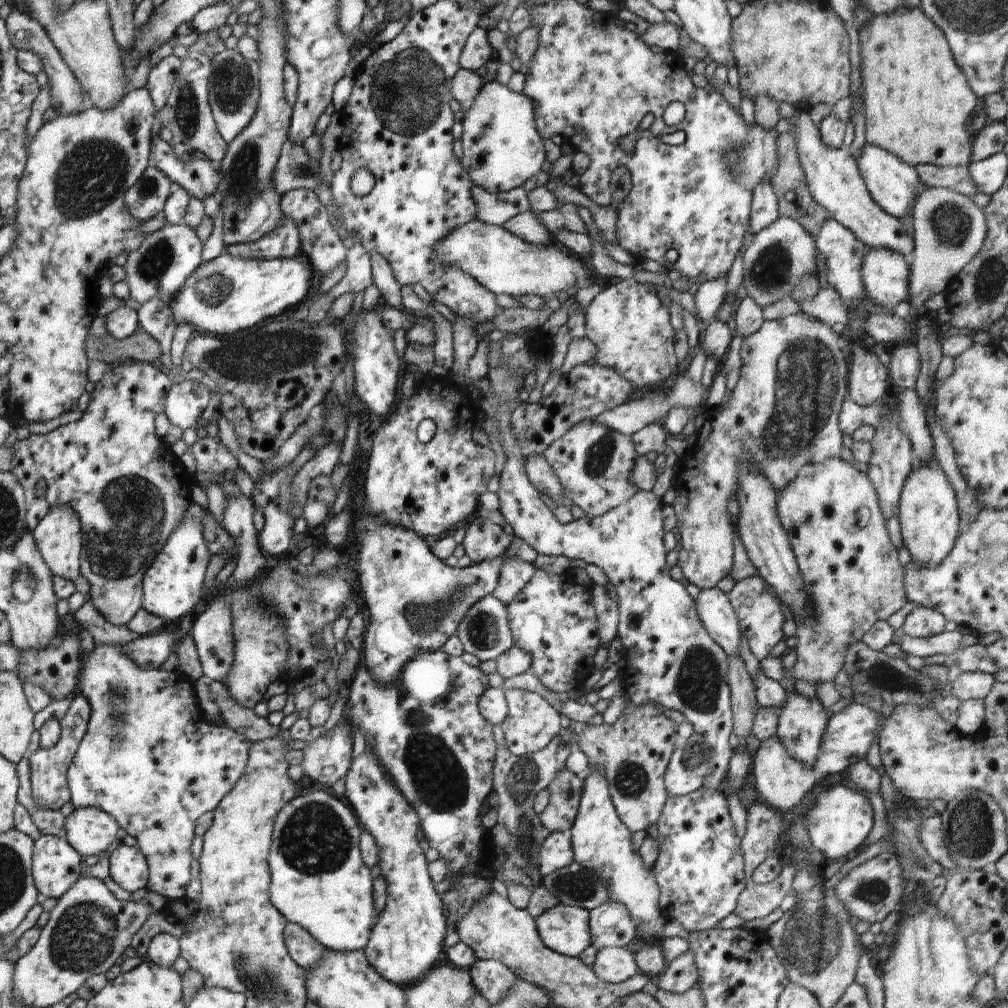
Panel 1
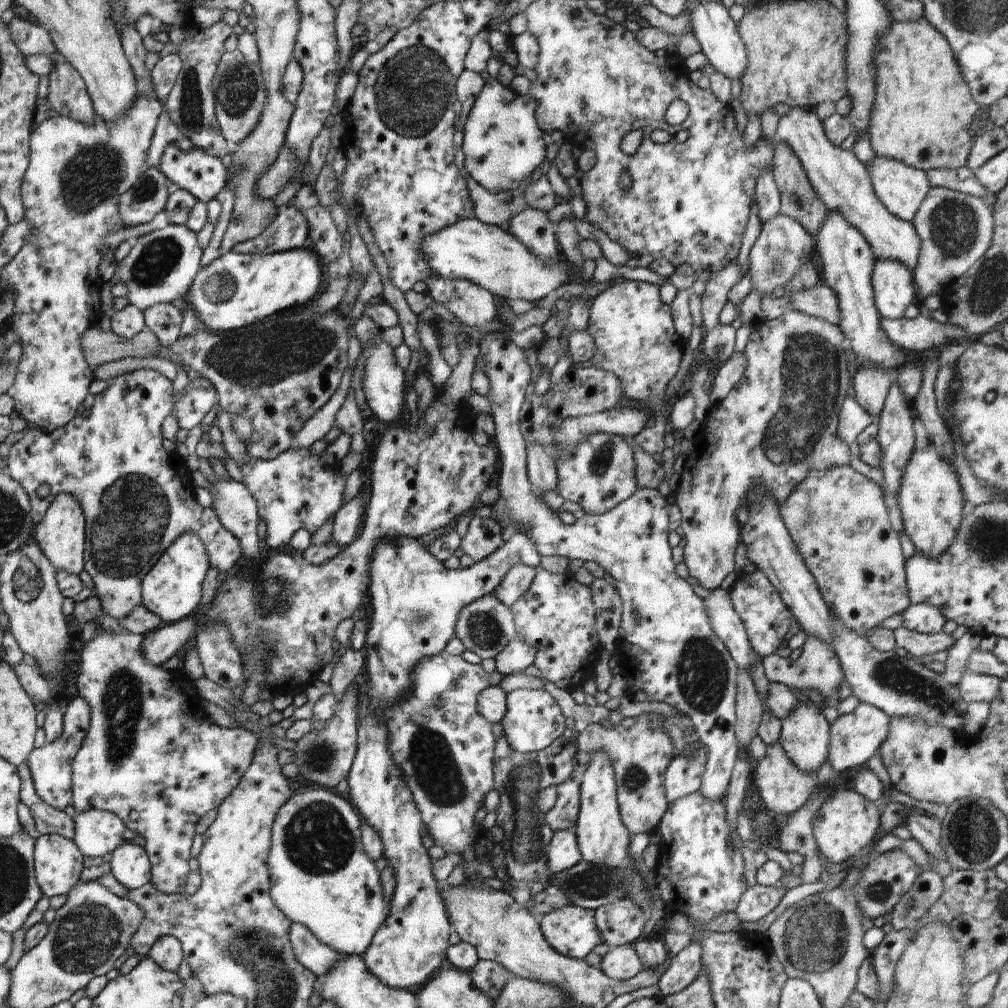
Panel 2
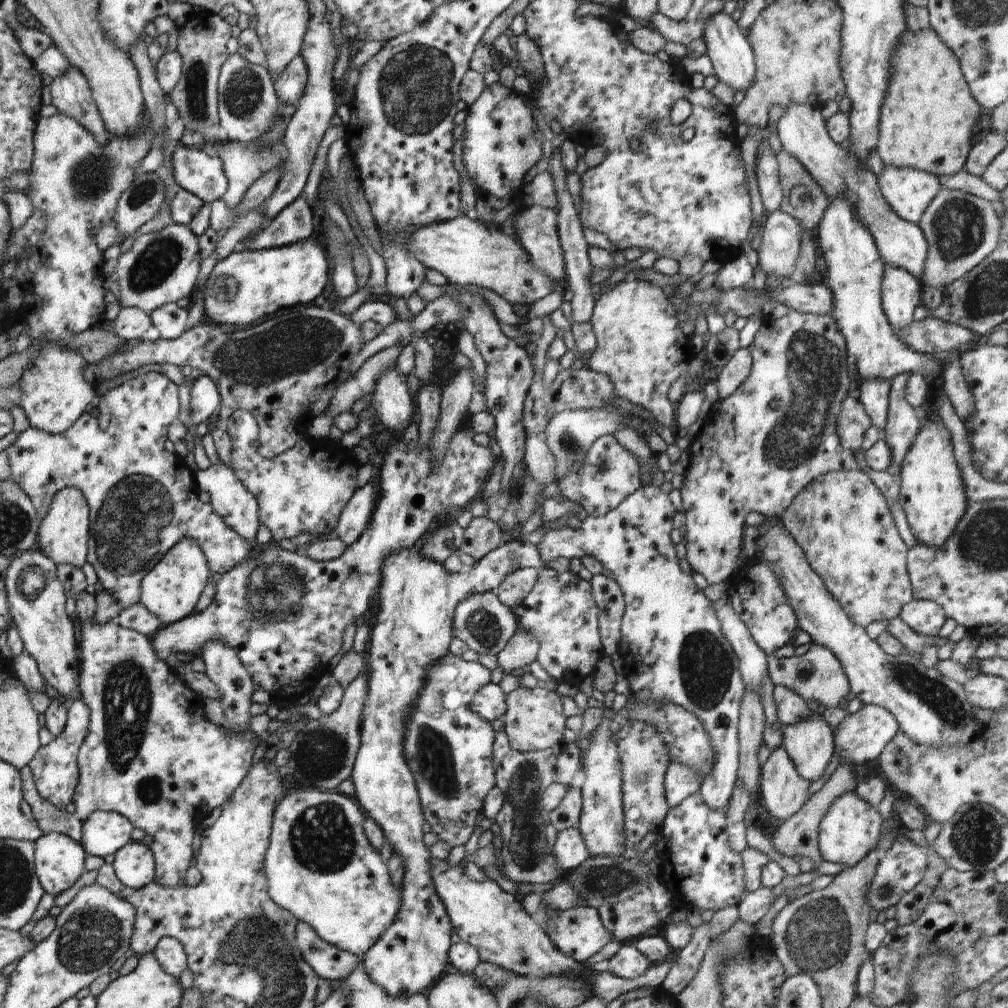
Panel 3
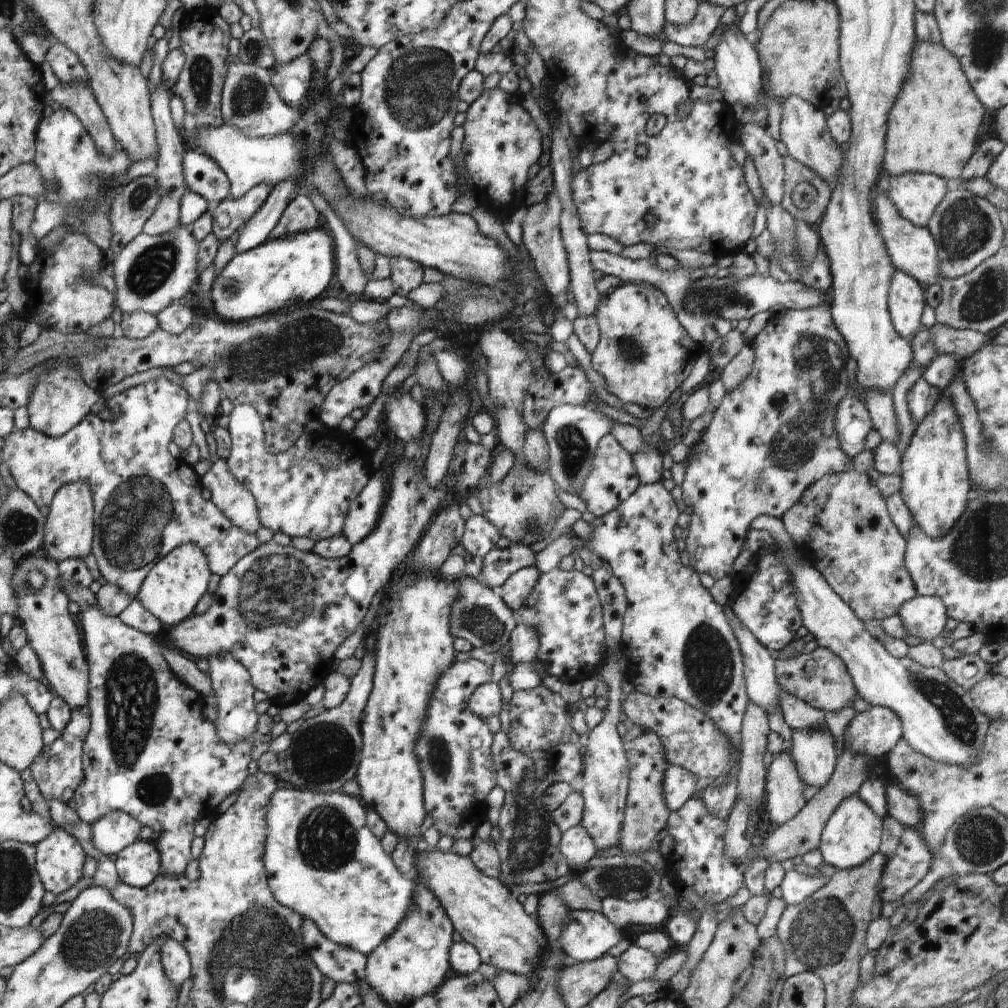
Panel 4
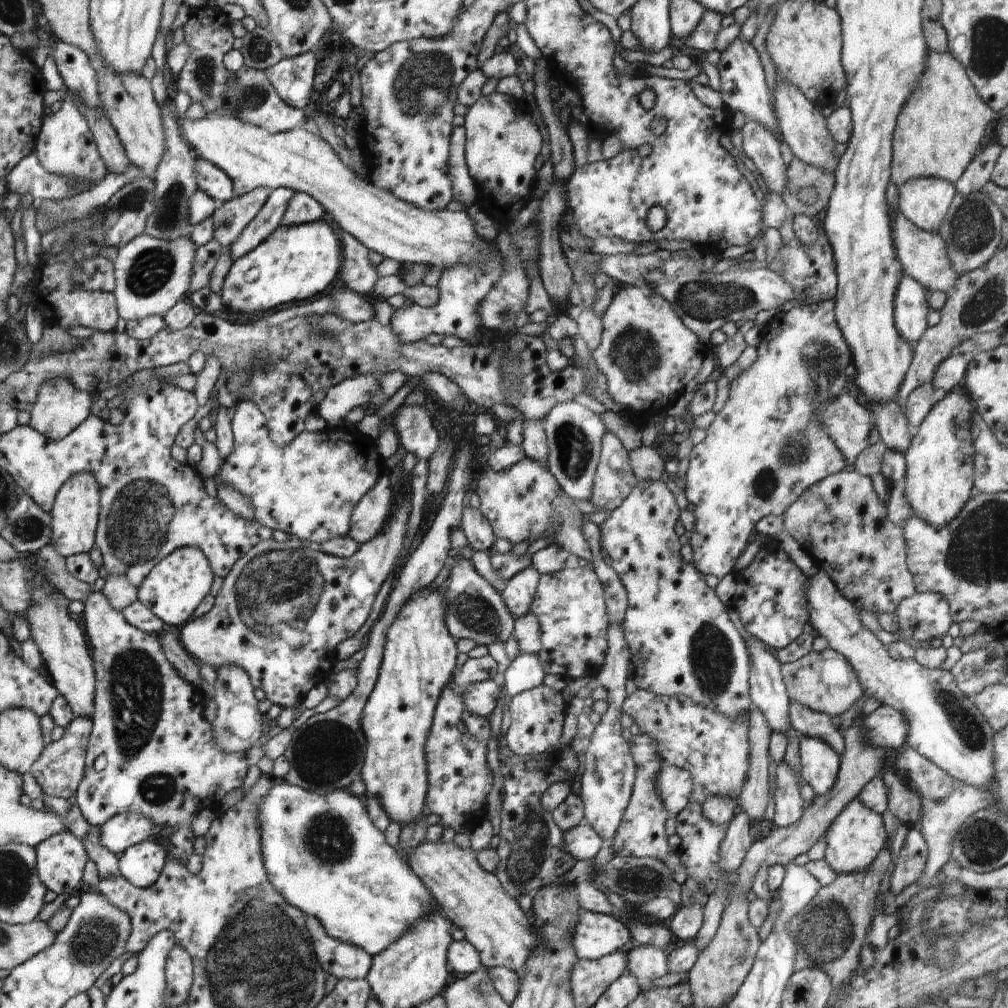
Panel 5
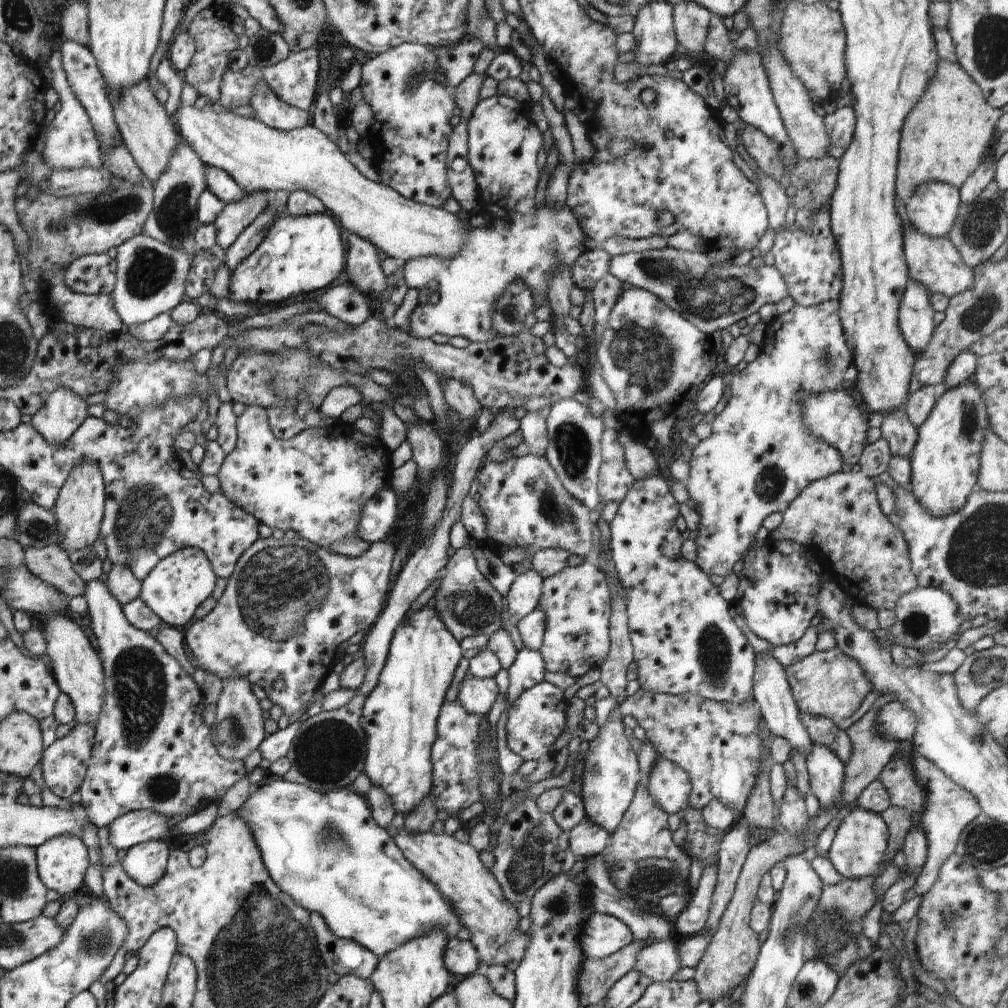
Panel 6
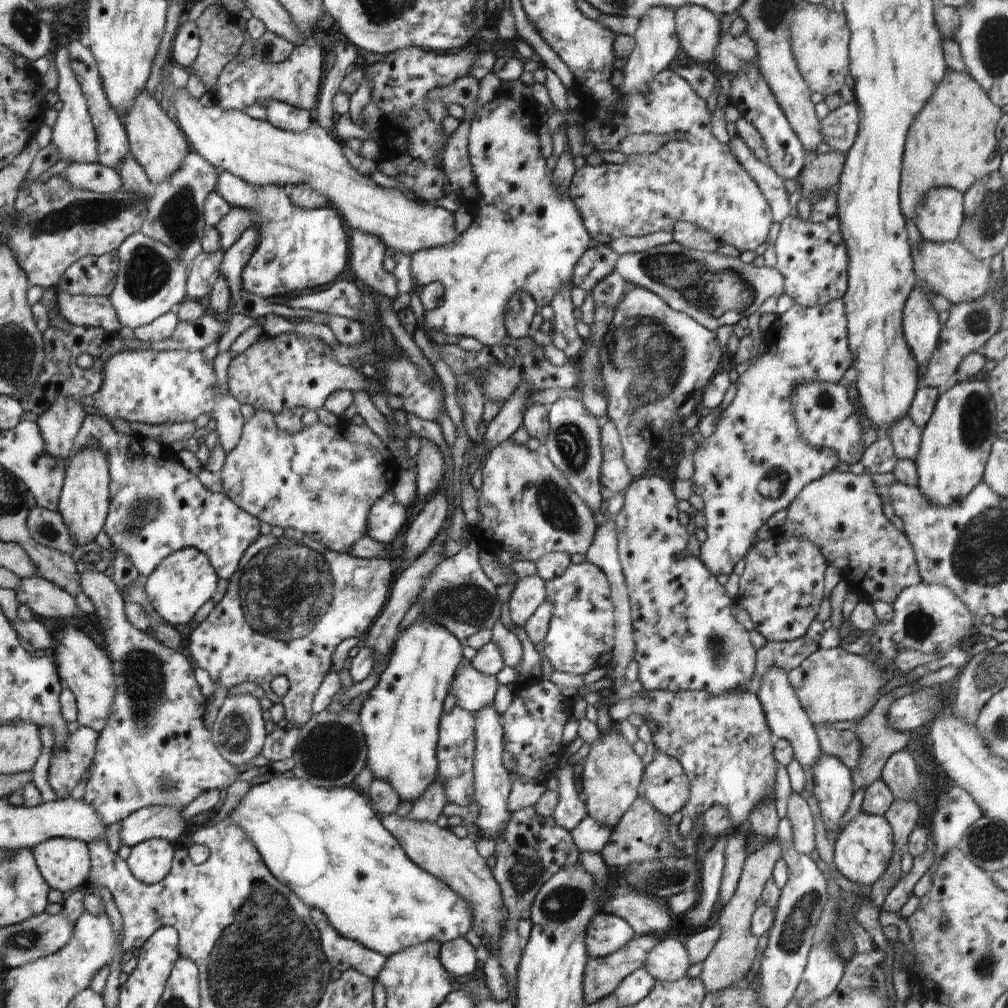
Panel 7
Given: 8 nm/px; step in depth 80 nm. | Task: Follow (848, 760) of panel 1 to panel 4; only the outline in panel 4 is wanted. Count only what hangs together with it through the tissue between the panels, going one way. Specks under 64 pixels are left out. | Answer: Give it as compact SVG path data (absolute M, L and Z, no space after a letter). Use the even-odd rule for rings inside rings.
M872 705L869 710L856 713L844 731L844 748L869 757L870 760L885 755L903 736L900 719L889 708Z

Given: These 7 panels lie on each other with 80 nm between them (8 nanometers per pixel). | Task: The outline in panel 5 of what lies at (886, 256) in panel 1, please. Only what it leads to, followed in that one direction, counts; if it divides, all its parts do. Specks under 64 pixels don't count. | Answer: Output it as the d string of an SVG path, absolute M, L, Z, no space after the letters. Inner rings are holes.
M902 275L894 293L894 324L903 339L915 347L928 328L928 290L911 276Z

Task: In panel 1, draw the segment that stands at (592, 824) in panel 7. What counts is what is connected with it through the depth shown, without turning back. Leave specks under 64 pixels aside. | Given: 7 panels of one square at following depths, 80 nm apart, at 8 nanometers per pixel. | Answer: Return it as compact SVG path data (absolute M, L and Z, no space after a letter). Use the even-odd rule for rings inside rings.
M551 832L542 841L537 859L537 868L542 875L564 868L574 861L570 833Z

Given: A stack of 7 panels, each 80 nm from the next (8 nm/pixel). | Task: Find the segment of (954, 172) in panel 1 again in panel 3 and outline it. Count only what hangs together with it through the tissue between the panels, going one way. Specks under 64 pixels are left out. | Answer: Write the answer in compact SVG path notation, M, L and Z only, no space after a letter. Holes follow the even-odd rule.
M964 168L957 173L938 175L937 179L942 187L970 193L990 202L1000 198L1000 193L989 184L986 184L982 177L975 177Z

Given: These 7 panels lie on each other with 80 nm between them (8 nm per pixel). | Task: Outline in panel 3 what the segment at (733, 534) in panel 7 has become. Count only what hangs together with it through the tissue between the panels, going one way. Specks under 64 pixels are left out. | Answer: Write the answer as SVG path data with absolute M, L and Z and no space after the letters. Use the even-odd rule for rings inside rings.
M790 309L781 318L766 318L756 332L754 340L747 348L753 360L748 378L736 389L736 392L720 400L716 418L704 423L703 429L695 438L694 445L686 451L689 453L689 465L683 474L683 485L681 486L682 506L686 517L686 559L690 563L691 570L699 572L706 578L709 585L728 582L734 576L736 561L743 553L743 530L745 529L745 518L749 512L757 512L766 519L778 518L782 516L786 507L794 500L794 497L817 476L822 476L827 472L837 471L838 469L854 469L859 462L858 456L848 450L844 450L839 443L839 436L836 434L836 420L842 410L841 404L846 400L850 392L850 367L847 365L848 356L845 336L837 327L836 321L830 315L815 315L812 313L801 313Z

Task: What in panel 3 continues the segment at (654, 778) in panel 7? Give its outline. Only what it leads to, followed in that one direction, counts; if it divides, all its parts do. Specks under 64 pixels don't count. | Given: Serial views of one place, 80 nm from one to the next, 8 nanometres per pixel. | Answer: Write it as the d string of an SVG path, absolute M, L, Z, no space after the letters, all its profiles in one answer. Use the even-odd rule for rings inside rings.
M670 763L665 774L665 799L669 808L680 804L701 787L699 774L684 763Z

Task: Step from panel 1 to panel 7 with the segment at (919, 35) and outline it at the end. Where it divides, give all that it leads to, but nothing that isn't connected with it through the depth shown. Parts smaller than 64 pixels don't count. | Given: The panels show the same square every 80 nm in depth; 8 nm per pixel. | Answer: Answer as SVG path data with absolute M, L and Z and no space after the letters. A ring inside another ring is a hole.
M951 68L946 71L945 77L936 85L907 130L899 190L900 208L906 219L914 220L919 200L933 188L952 187L963 194L977 180L988 178L991 174L988 171L988 163L995 156L999 146L997 124L1003 115L1000 109L992 104L984 89L972 80L967 72L958 72Z

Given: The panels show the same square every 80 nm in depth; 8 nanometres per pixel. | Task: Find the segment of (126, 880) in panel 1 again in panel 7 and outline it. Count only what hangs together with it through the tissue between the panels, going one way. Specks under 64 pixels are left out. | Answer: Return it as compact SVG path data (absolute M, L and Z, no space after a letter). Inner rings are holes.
M148 839L131 848L127 864L130 872L144 884L160 883L169 874L174 848L164 839Z

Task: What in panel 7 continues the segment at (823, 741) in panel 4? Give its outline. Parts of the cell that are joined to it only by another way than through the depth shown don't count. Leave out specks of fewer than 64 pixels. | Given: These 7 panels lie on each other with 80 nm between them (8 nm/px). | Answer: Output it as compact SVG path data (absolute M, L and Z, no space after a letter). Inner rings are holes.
M822 753L814 764L814 788L826 830L838 826L855 793L851 770L835 756Z

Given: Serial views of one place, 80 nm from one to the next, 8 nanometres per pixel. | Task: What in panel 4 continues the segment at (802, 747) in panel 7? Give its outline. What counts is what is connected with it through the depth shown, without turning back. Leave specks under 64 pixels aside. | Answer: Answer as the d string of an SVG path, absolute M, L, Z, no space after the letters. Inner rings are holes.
M730 605L723 607L728 624L738 641L744 663L745 687L748 698L766 712L774 705L780 706L781 686L776 678L775 660L768 649L740 622Z

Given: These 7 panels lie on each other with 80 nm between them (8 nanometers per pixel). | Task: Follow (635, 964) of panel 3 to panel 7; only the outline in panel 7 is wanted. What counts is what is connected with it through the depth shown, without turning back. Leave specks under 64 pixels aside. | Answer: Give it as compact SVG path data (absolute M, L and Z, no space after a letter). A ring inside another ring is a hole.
M662 937L659 942L654 945L654 948L648 951L642 967L644 967L646 972L649 972L649 975L655 978L656 981L670 982L682 978L691 965L685 944L675 939Z

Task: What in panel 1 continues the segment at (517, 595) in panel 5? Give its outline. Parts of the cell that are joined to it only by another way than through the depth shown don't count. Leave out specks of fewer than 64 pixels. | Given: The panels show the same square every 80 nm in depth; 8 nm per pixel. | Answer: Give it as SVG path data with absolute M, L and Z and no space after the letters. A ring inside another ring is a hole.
M518 557L504 559L493 595L507 605L528 584L535 569L532 563Z

